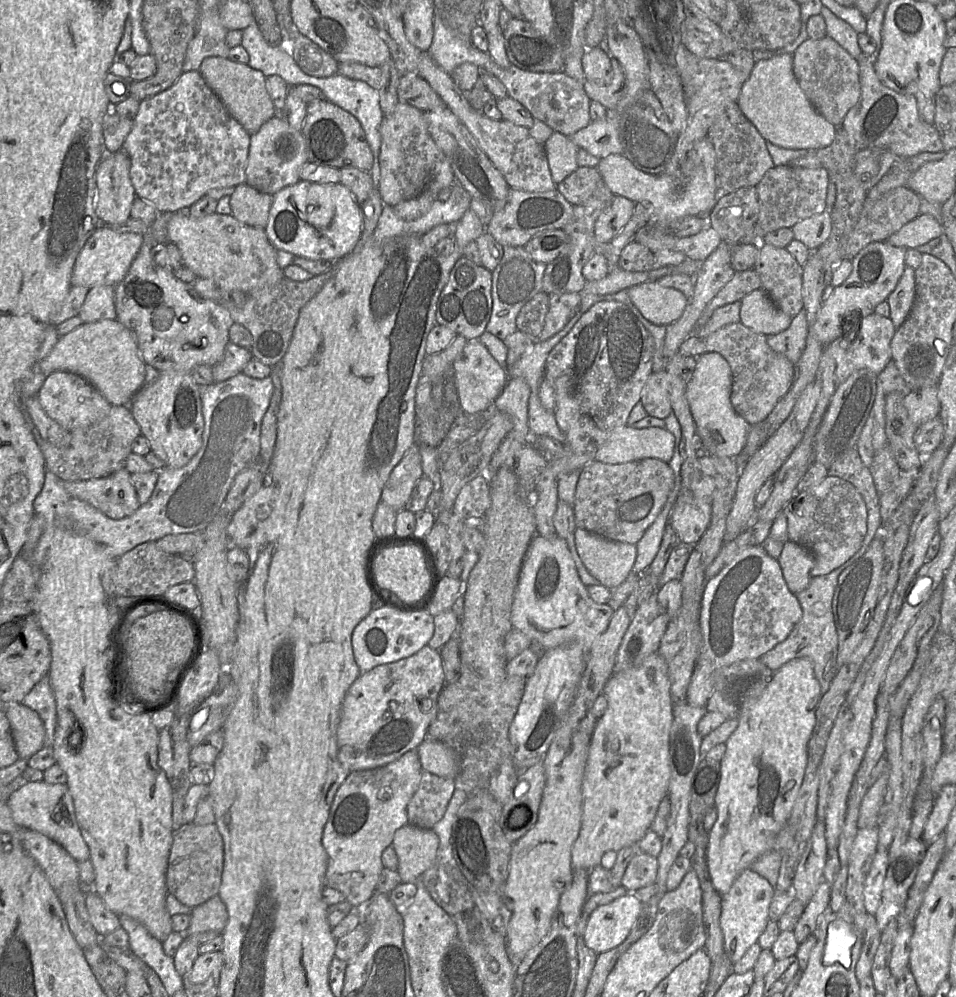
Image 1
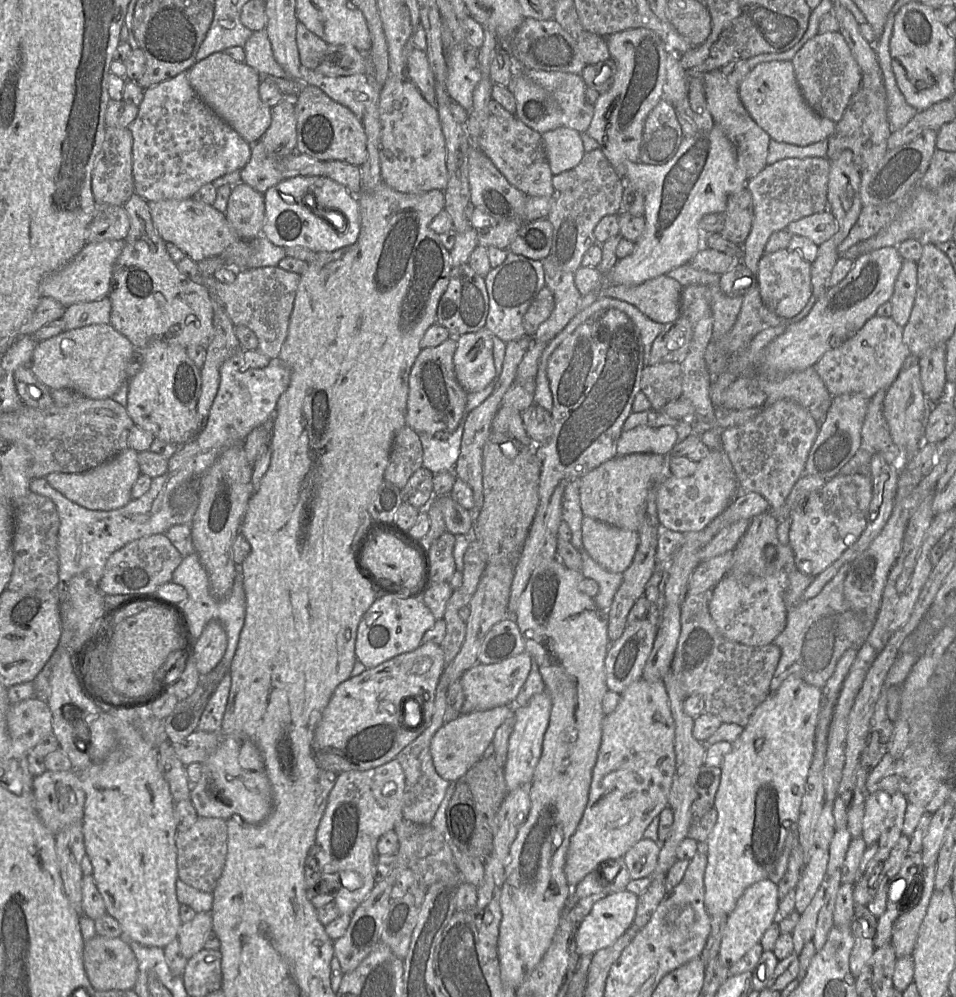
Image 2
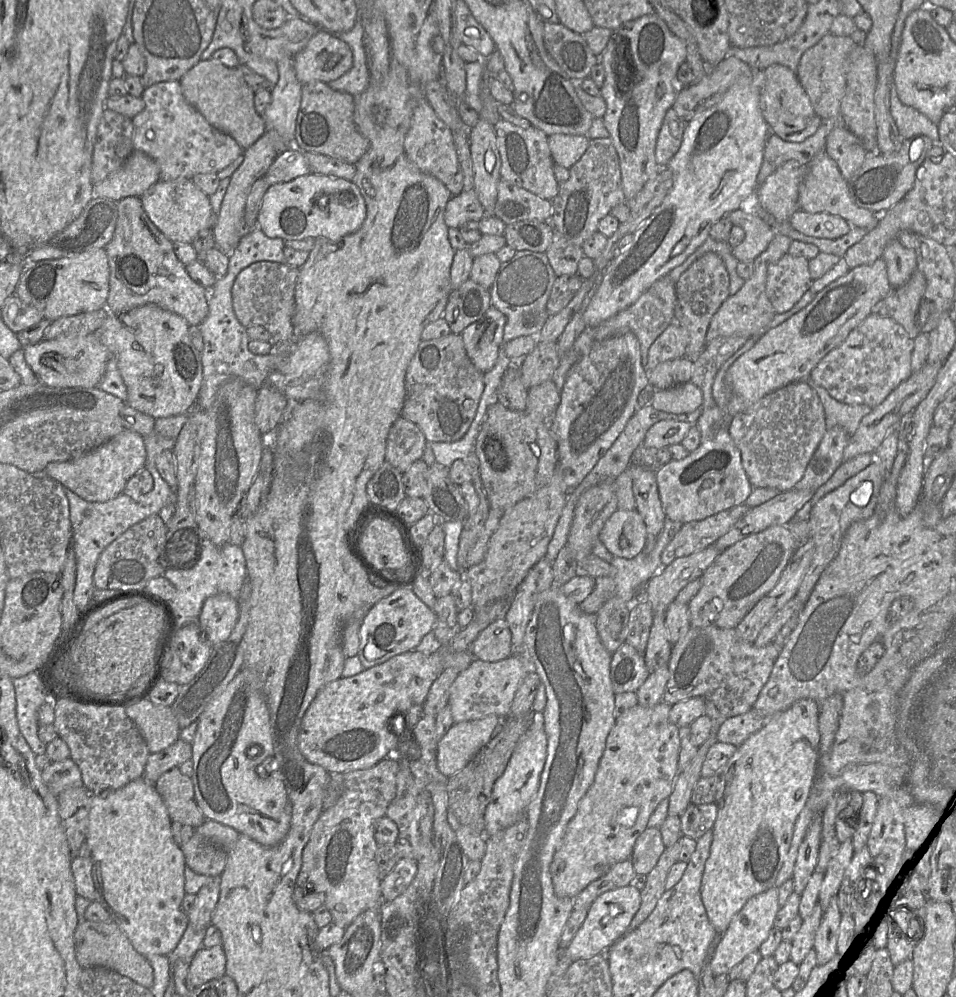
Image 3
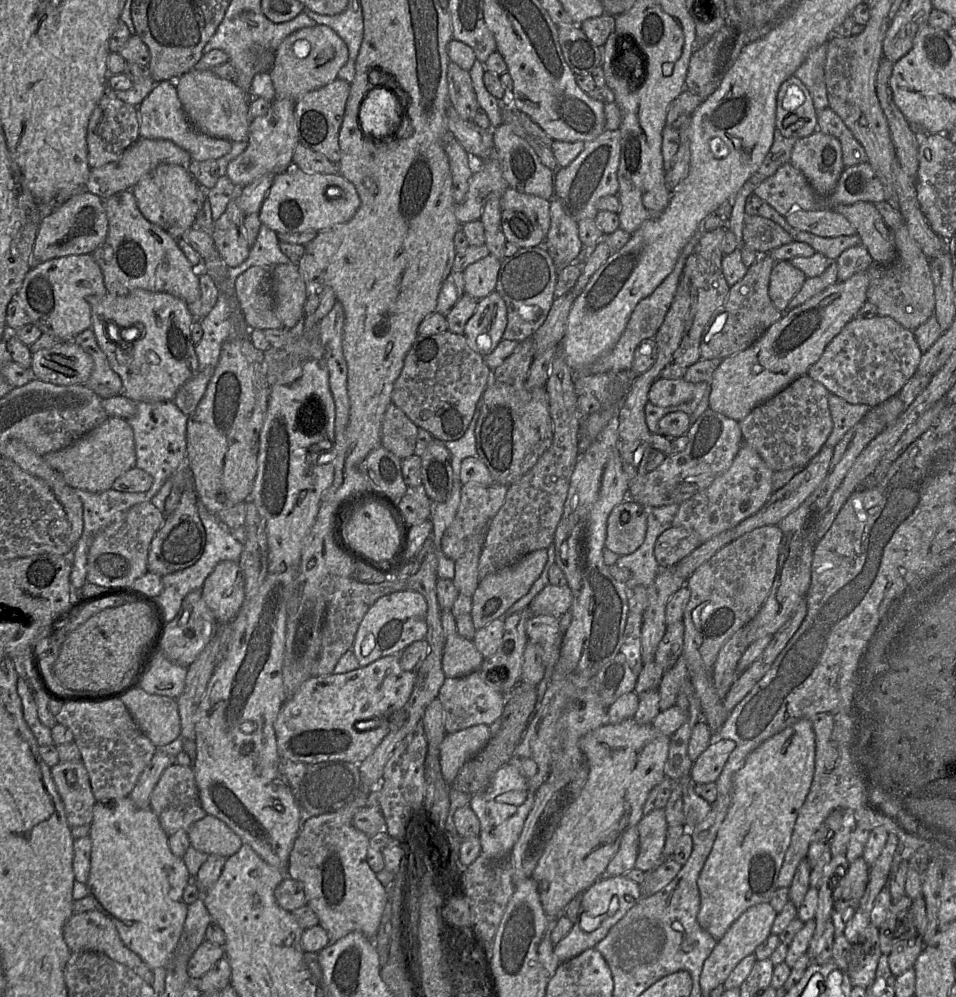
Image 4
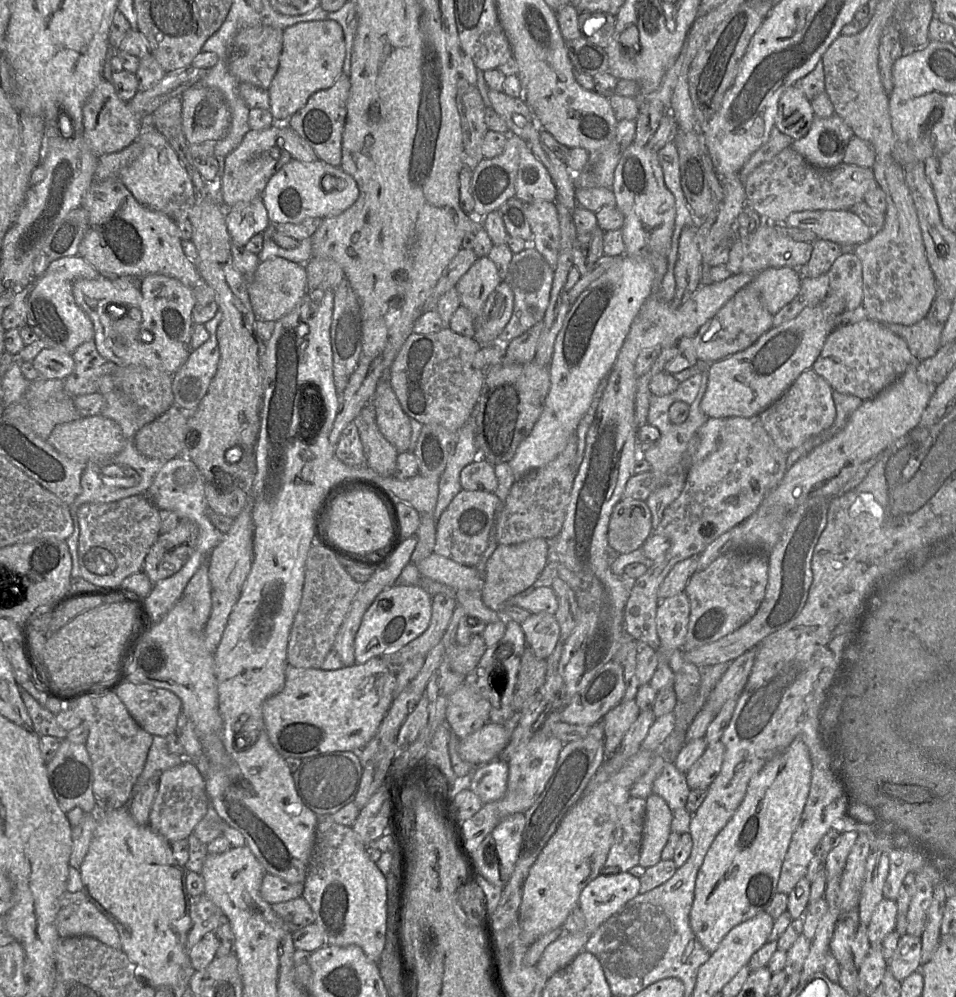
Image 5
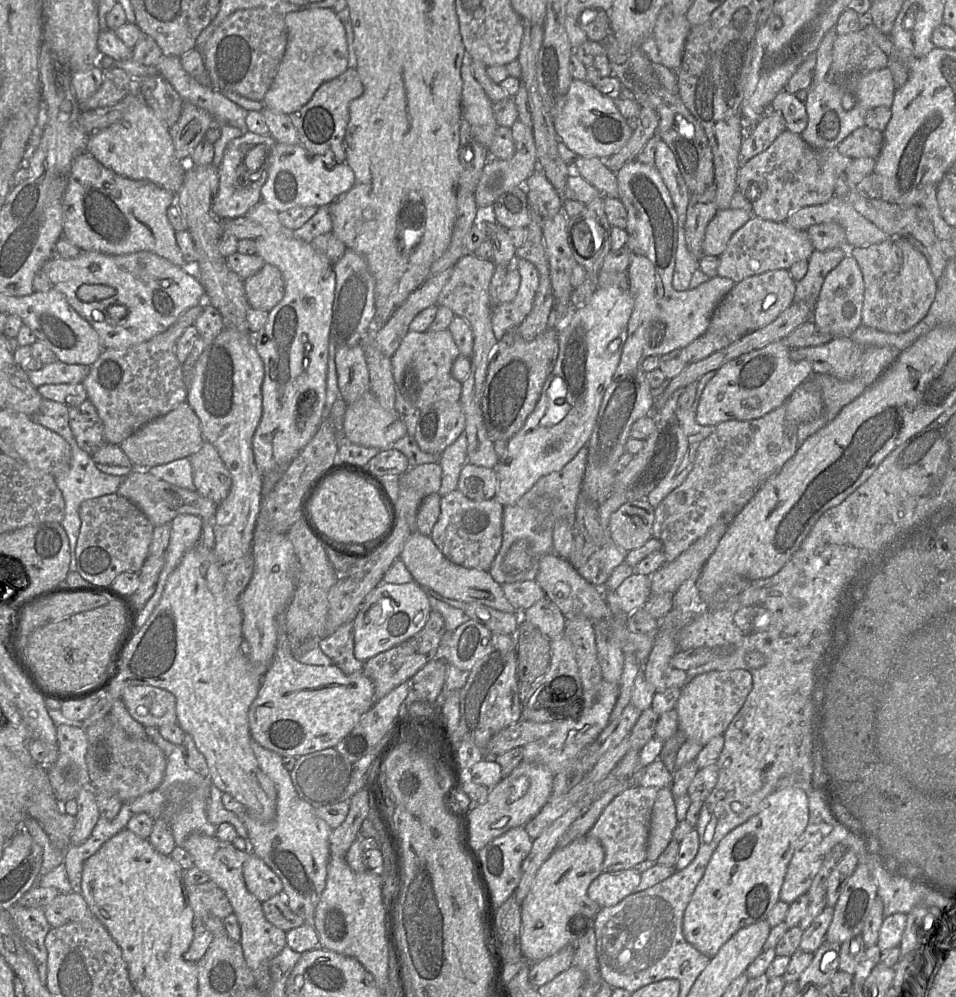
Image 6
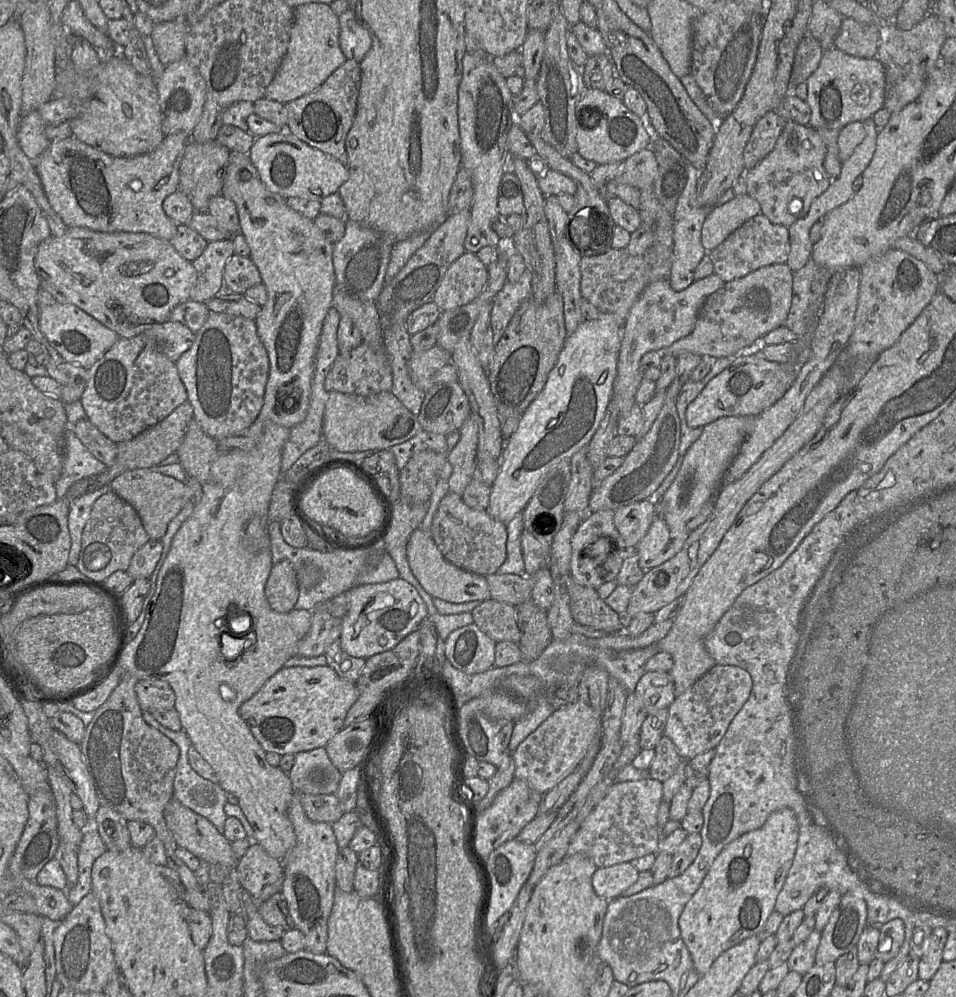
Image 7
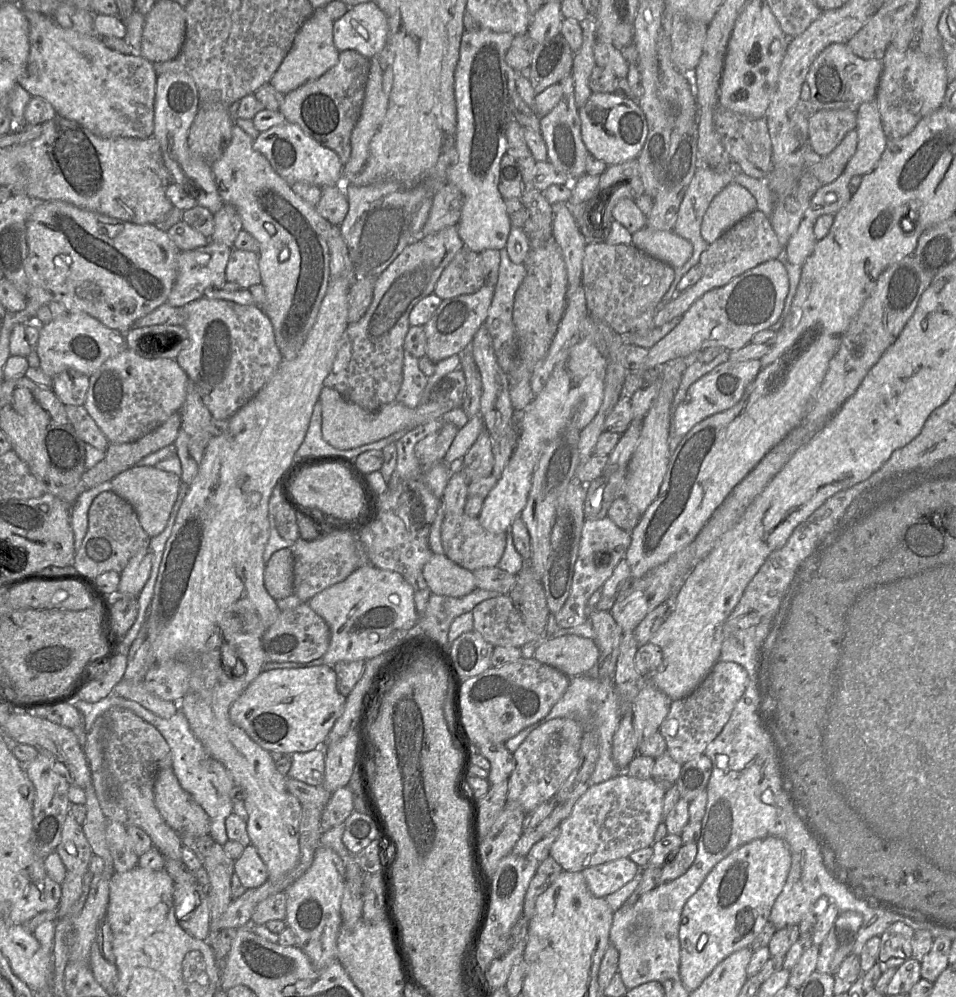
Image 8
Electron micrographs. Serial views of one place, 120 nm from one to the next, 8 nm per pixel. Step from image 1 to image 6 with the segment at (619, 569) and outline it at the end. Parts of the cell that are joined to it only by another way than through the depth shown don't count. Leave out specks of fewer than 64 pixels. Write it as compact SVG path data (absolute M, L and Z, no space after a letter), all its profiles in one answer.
M646 498L621 505L609 519L613 541L627 552L644 545L652 537L654 511Z

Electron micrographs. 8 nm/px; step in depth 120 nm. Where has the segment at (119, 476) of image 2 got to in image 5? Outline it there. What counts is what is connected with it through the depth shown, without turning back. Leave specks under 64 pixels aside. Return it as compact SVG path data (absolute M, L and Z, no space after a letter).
M82 416L78 420L57 425L48 442L58 452L82 464L102 464L118 454L125 445L120 426L112 419L98 416Z

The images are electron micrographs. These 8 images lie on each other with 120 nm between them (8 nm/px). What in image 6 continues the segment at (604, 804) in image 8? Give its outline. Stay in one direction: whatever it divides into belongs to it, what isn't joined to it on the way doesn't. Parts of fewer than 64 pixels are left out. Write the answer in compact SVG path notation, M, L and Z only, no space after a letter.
M629 786L604 808L588 832L603 846L602 872L632 869L646 859L651 813L658 790L656 787Z

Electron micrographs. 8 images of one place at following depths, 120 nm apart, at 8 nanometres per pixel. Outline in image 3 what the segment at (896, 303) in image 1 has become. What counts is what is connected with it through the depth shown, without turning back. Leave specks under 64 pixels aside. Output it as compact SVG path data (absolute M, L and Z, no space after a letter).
M898 239L892 240L882 256L892 288L903 286L917 270L916 251L904 247Z

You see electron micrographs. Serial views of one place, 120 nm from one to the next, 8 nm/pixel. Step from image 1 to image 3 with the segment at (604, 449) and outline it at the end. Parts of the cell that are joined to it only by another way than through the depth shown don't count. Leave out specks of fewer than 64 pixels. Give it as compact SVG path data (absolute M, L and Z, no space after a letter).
M661 420L648 429L642 446L658 450L681 443L692 426L692 423L684 421Z

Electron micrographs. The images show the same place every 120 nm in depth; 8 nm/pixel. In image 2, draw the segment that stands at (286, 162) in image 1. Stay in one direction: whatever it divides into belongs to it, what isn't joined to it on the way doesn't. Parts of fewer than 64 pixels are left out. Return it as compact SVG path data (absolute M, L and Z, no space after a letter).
M259 140L252 144L251 157L241 170L241 181L258 192L265 192L284 179L280 171L282 158L270 156Z

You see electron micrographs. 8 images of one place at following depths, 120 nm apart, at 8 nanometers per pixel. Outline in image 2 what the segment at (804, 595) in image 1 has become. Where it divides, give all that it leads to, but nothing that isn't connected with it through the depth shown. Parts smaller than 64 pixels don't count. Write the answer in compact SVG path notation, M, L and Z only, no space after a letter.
M850 562L837 571L819 594L808 600L801 600L801 596L814 578L797 568L787 571L787 586L783 593L788 611L787 621L782 633L773 641L780 648L781 655L770 683L770 692L776 691L790 675L796 675L822 689L844 652L850 648L859 649L866 642L874 624L863 623L844 598L844 581L849 570Z

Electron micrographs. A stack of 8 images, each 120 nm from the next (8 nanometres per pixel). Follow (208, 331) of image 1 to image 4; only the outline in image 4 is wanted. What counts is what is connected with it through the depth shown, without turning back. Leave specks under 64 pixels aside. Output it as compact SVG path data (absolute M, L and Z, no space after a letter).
M131 190L118 192L104 199L108 234L92 256L100 266L107 292L128 294L143 289L164 292L183 300L188 306L200 298L199 272L179 248L177 239L148 221L137 205Z

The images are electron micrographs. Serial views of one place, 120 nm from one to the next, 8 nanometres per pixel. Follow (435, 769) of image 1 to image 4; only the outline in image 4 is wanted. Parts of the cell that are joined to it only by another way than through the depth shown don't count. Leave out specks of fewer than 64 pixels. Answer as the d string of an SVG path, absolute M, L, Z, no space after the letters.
M479 724L447 733L440 746L440 766L444 779L452 783L463 765L491 739L491 725Z

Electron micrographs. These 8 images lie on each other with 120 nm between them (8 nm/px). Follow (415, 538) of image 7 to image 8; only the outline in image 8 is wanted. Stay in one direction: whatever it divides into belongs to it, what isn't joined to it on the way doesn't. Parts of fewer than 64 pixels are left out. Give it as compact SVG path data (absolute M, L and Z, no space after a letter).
M433 553L423 567L423 576L432 594L462 597L477 588L473 572L444 554Z

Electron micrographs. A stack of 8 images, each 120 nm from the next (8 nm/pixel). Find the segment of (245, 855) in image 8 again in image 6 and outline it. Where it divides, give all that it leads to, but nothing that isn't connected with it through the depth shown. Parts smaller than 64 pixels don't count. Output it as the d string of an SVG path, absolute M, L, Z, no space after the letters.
M250 854L243 865L245 884L261 903L283 891L283 883L276 873L258 856Z

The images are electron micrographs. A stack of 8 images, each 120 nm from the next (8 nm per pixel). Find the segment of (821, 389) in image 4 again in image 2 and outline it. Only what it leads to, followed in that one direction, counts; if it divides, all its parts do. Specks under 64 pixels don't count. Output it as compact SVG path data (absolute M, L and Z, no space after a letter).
M782 399L744 424L722 431L726 452L742 492L755 491L769 502L777 521L790 518L786 500L805 472L810 450L818 436L820 423L799 403Z

